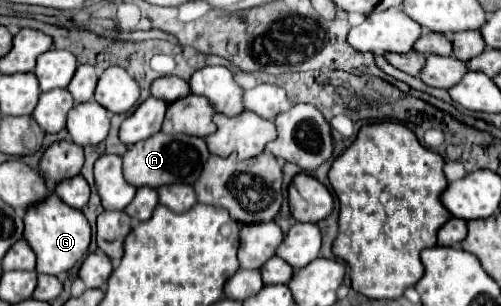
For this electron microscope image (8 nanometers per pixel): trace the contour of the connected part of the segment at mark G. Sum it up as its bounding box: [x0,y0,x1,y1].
[24,193,90,275]

